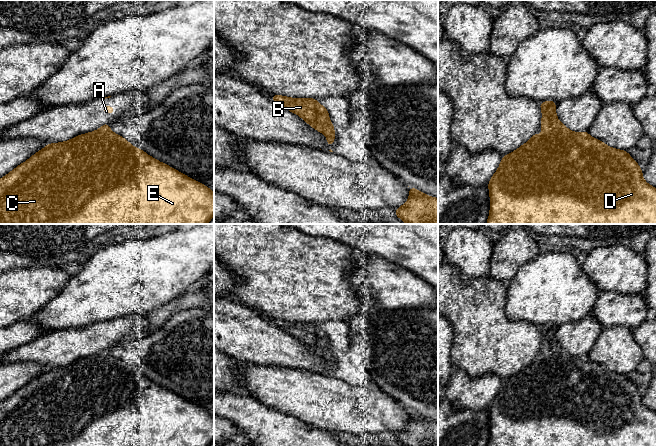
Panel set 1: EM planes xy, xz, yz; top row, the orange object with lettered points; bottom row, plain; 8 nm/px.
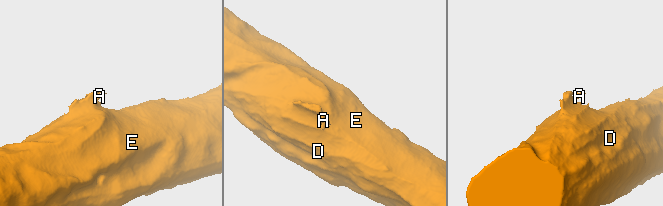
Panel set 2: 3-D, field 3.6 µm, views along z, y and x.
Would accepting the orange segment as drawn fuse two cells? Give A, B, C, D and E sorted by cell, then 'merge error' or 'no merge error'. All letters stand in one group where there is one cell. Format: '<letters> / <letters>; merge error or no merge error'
A / B C D E; merge error

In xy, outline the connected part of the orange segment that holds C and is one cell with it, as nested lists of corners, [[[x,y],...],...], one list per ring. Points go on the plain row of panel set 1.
[[[95,354],[68,365],[47,368],[0,402],[0,446],[209,446],[213,440],[214,416],[210,412],[149,380],[119,358],[109,354]]]

